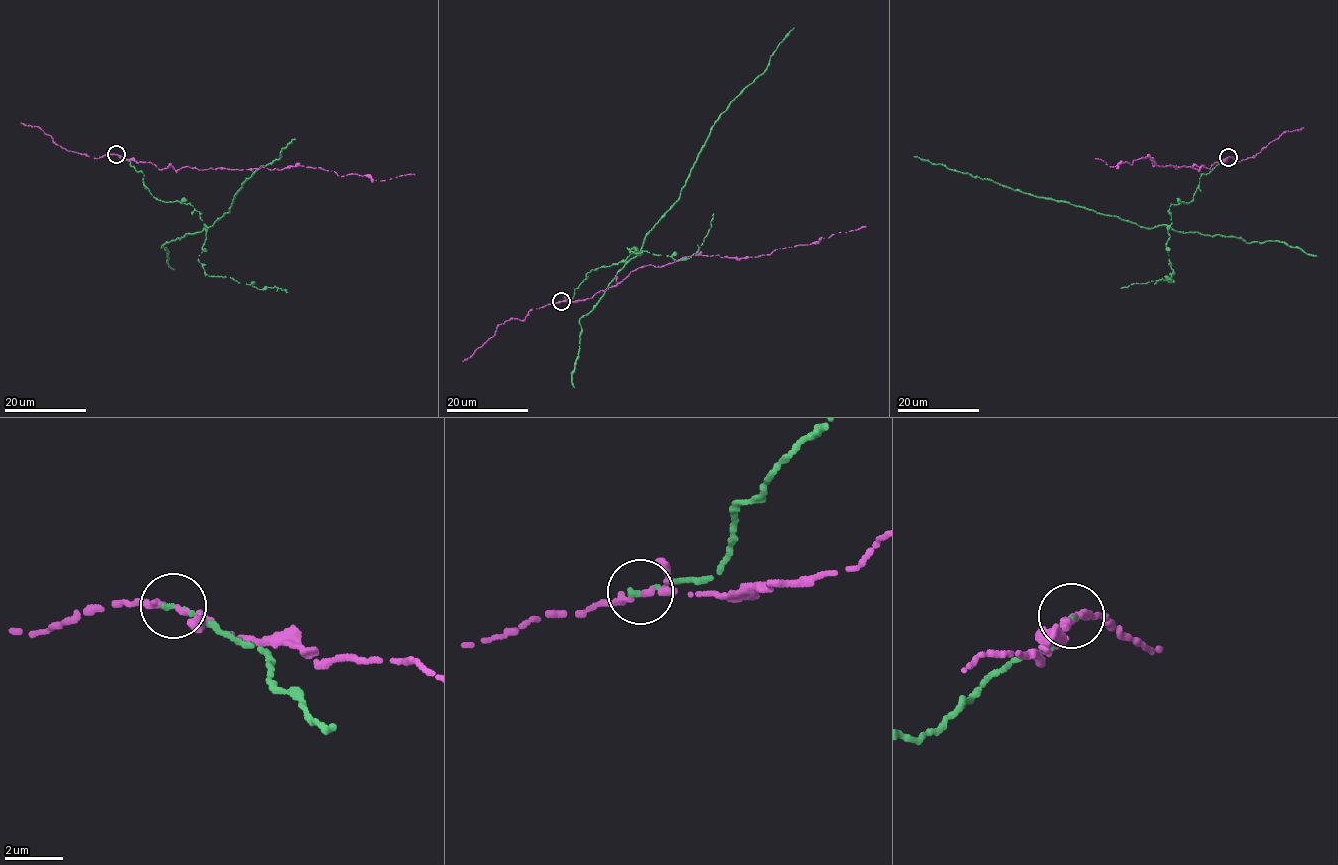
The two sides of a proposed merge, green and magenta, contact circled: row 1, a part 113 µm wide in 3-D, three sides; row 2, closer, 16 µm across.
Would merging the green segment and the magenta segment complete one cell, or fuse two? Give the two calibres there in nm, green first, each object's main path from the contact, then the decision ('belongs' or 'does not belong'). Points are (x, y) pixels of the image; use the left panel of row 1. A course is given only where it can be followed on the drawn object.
180 nm thick on the green side, 160 nm on the other; green runs (116, 155), (143, 173), (151, 196), (191, 205), (207, 228), (230, 212), (244, 182), (279, 159), (295, 138); magenta runs (117, 155), (150, 161), (158, 169), (302, 165), (381, 181), (414, 175); does not belong

